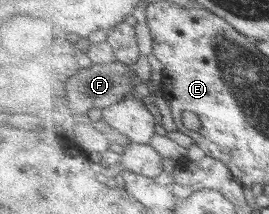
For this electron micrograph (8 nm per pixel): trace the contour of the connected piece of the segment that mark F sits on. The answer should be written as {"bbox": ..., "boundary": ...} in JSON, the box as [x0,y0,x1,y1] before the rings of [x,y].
{"bbox":[68,63,137,116],"boundary":[[[84,63],[83,69],[79,69],[79,72],[71,78],[71,84],[68,86],[73,114],[87,116],[93,108],[106,109],[121,102],[125,96],[135,93],[135,78],[137,78],[135,72],[130,71],[123,63]]]}

